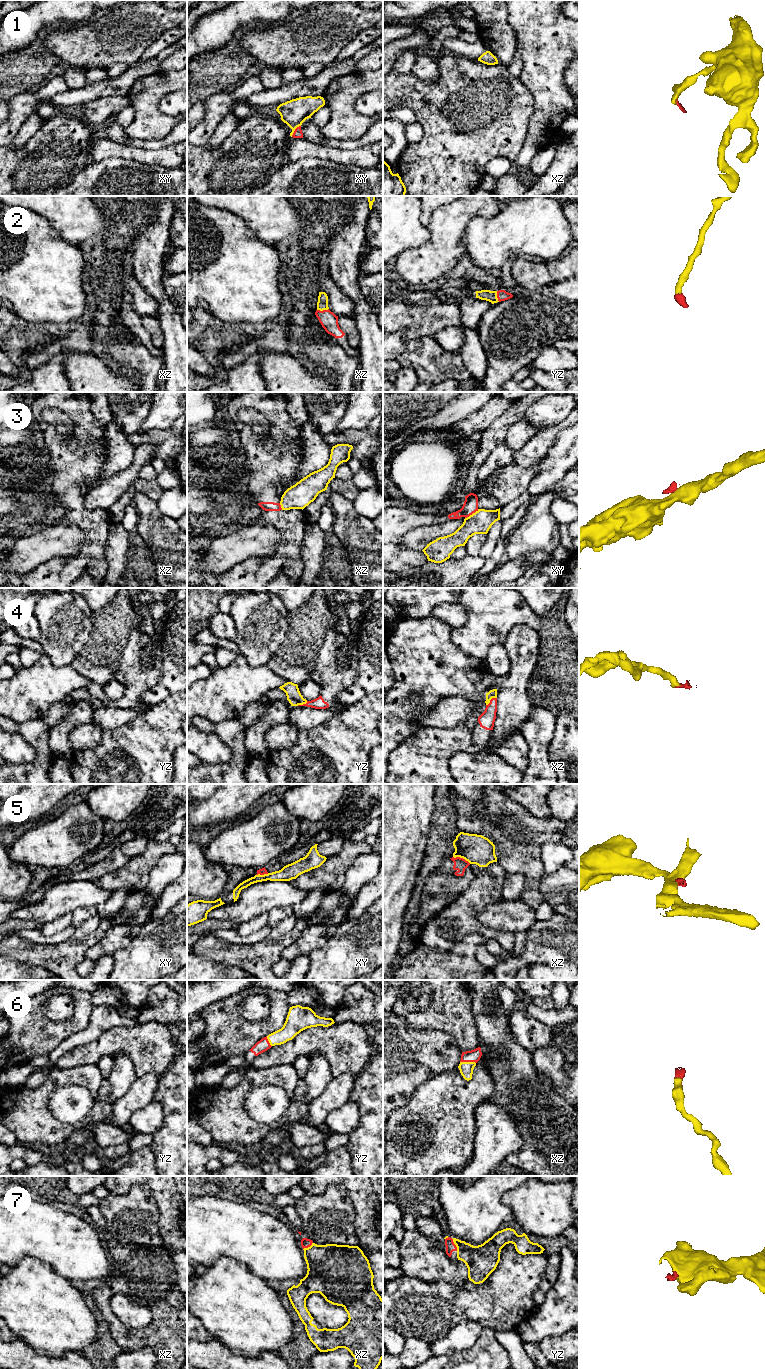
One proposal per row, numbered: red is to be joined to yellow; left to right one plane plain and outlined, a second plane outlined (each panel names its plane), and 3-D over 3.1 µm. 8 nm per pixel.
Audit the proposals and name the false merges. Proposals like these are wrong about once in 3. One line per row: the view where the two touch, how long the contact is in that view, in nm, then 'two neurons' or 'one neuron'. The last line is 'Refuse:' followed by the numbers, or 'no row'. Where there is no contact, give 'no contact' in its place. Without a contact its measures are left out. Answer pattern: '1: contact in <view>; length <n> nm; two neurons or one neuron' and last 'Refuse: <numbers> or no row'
1: contact in xy; length 120 nm; one neuron
2: contact in xz; length 100 nm; one neuron
3: contact in xy; length 130 nm; two neurons
4: contact in xz; length 110 nm; one neuron
5: contact in xz; length 160 nm; two neurons
6: contact in xz; length 130 nm; one neuron
7: contact in yz; length 120 nm; one neuron
Refuse: 3, 5

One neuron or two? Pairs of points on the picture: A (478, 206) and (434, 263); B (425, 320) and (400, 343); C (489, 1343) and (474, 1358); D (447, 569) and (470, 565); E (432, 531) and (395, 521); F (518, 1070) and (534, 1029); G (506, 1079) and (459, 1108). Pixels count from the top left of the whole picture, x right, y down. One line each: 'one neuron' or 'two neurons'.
A: one neuron
B: two neurons
C: one neuron
D: one neuron
E: two neurons
F: two neurons
G: two neurons

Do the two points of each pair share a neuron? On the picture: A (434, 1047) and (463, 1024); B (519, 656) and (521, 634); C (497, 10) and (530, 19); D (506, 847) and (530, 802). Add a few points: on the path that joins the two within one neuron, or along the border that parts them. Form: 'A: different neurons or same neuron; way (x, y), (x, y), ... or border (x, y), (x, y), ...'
A: different neurons; border (426, 1029), (440, 1029), (449, 1033), (461, 1052)
B: same neuron; way (521, 651), (521, 639)
C: different neurons; border (507, 10), (507, 22), (514, 35)
D: different neurons; border (507, 795), (532, 814), (539, 817), (548, 817)

